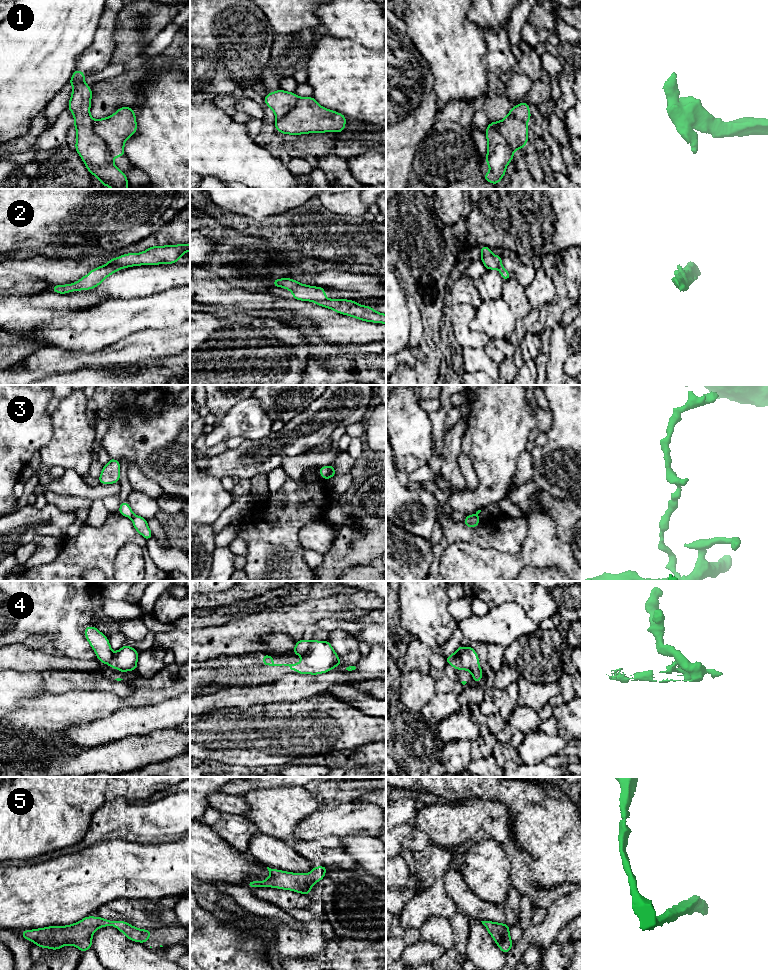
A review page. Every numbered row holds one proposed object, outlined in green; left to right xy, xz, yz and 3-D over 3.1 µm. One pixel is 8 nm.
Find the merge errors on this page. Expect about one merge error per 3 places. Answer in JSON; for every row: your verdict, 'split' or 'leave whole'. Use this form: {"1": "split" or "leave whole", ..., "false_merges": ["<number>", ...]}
{"1": "split", "2": "leave whole", "3": "split", "4": "split", "5": "leave whole", "false_merges": ["1", "3", "4"]}

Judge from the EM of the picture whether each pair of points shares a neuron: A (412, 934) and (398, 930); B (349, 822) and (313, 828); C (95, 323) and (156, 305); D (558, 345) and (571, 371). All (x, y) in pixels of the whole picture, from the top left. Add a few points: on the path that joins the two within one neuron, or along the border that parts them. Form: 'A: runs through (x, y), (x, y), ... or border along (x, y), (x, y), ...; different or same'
A: runs through (409, 934), (401, 932); same
B: runs through (340, 822), (322, 822); same
C: runs through (110, 321), (114, 319), (133, 319), (141, 314); same
D: border along (564, 337), (566, 374); different

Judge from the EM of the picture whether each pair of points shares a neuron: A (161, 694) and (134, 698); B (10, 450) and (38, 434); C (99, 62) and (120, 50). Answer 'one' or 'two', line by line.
A: one
B: one
C: two

